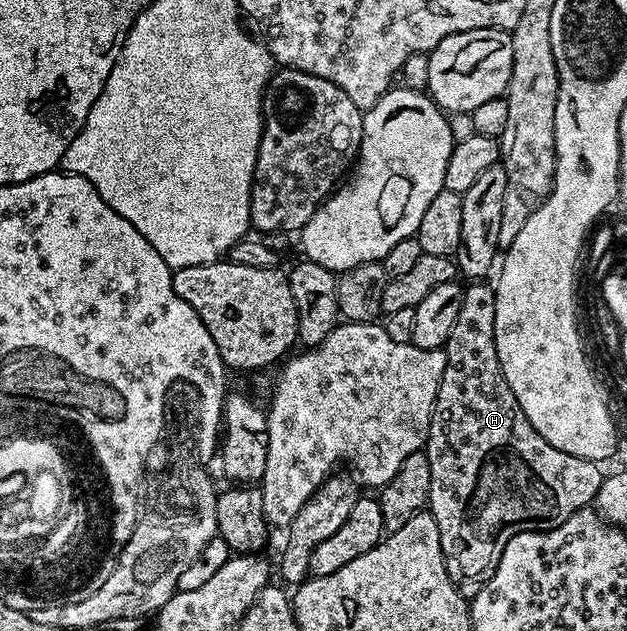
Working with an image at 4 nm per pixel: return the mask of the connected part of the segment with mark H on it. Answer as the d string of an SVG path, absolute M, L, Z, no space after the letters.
M478 279L464 288L464 303L456 327L452 327L452 335L448 335L444 346L446 370L440 379L424 446L432 467L428 512L436 519L436 527L440 527L440 543L452 583L467 599L478 594L480 587L492 579L512 535L560 527L564 519L587 508L597 498L604 476L599 462L580 459L568 455L568 451L560 451L560 447L552 447L552 443L528 423L528 415L524 415L512 387L508 387L508 379L504 379L496 355L496 295L494 285L486 283Z

